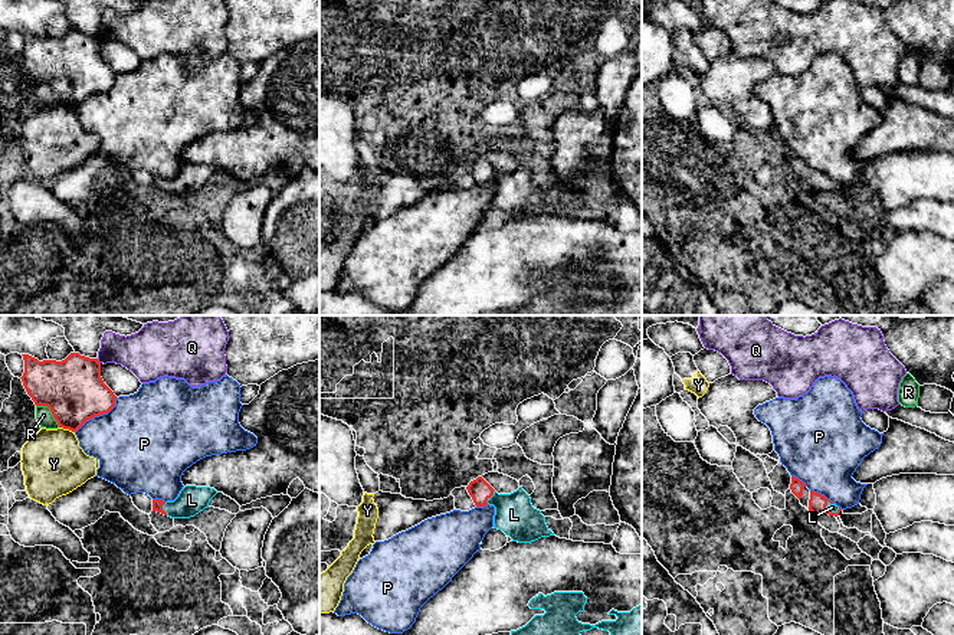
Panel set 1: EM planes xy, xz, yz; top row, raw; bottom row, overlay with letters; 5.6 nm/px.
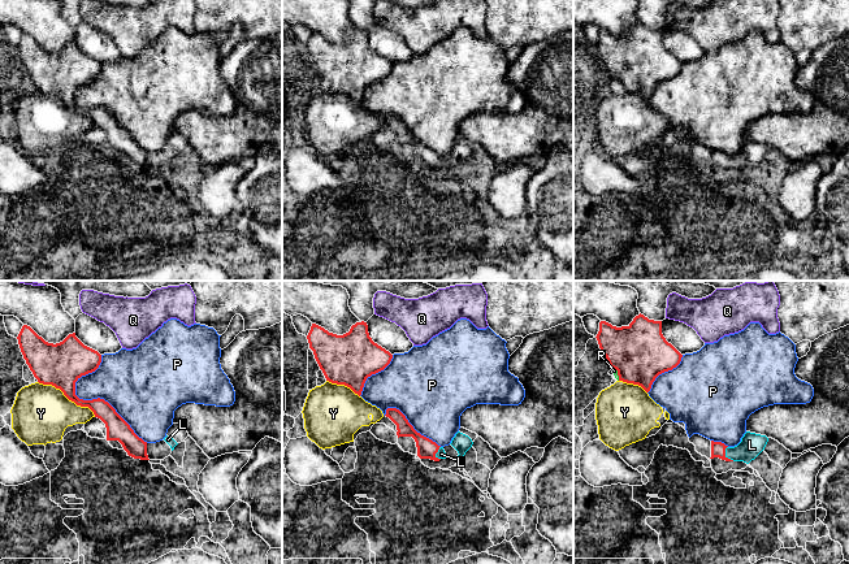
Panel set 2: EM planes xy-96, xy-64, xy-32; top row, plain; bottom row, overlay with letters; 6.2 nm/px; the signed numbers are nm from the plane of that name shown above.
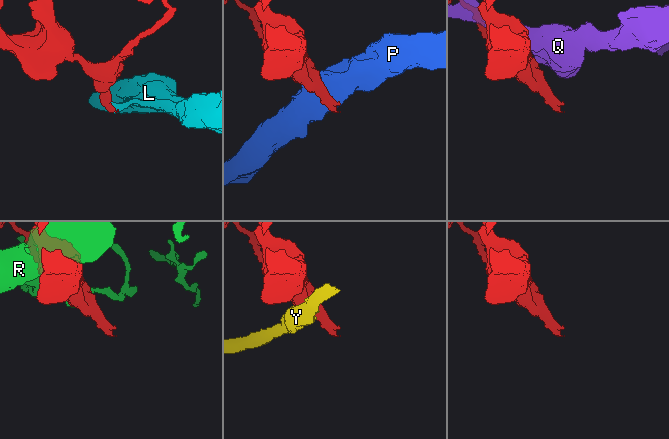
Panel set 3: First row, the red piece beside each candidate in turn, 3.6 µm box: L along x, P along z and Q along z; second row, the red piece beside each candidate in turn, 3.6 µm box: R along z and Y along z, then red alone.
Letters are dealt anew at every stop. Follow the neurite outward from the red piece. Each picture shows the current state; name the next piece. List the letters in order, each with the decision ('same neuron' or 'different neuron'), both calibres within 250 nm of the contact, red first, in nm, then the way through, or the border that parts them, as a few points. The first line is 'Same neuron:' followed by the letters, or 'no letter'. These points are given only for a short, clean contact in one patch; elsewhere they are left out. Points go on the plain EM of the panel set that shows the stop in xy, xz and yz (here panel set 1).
Same neuron: L
L: same neuron | 120/220 nm | across xz (479, 167), (491, 173), (514, 192)
P: different neuron | 340/440 nm
Q: different neuron | 340/240 nm | along xy (97, 36), (100, 41)
R: different neuron | 340/90 nm
Y: different neuron | 340/360 nm

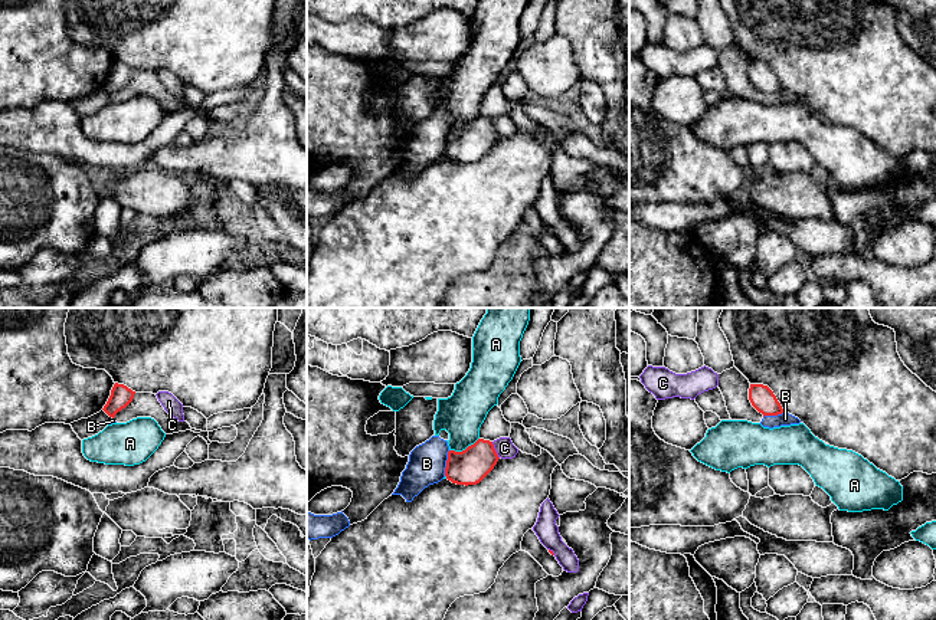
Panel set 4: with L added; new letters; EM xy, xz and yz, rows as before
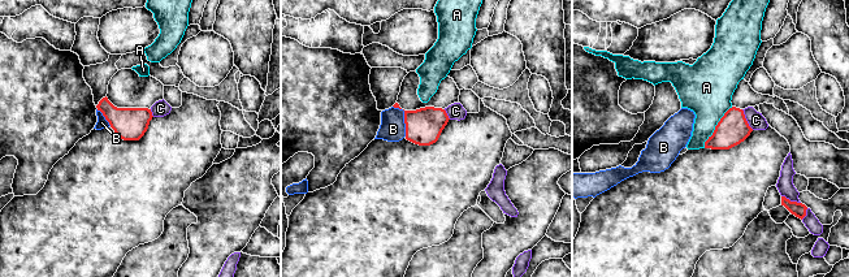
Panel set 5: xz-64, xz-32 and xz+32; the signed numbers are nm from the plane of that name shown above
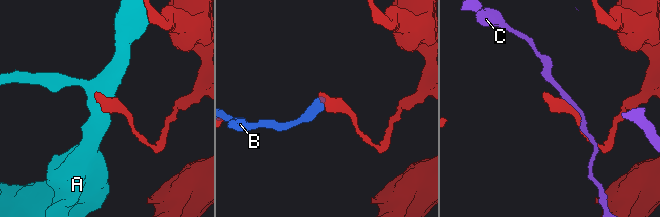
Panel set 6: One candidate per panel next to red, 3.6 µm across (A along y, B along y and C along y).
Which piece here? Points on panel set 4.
Same neuron: no letter
A: different neuron | 200/240 nm
B: different neuron | 200/220 nm | along xz (450, 128), (444, 153)
C: different neuron | 200/110 nm

